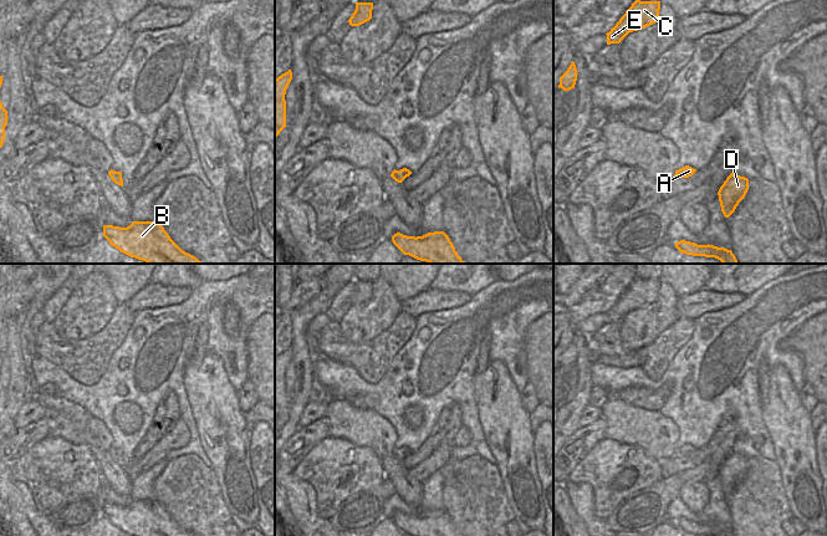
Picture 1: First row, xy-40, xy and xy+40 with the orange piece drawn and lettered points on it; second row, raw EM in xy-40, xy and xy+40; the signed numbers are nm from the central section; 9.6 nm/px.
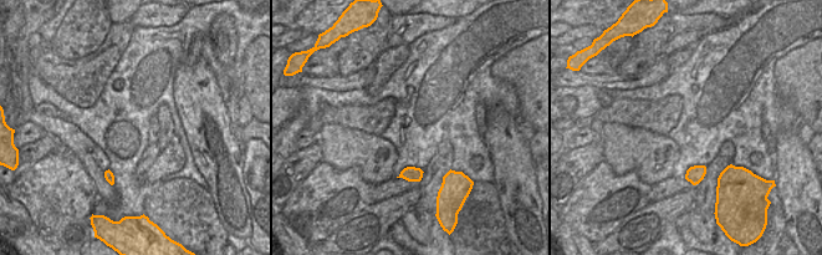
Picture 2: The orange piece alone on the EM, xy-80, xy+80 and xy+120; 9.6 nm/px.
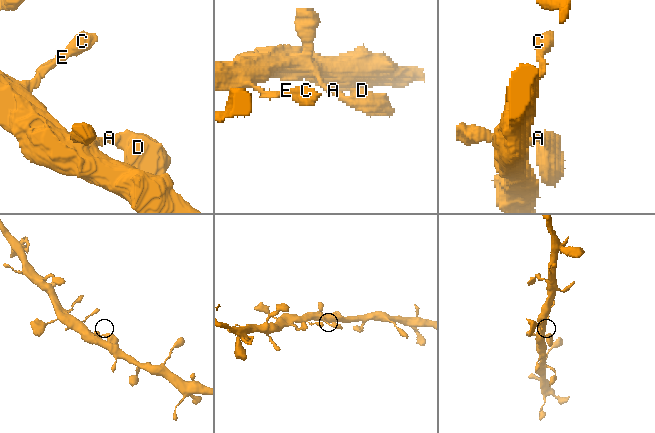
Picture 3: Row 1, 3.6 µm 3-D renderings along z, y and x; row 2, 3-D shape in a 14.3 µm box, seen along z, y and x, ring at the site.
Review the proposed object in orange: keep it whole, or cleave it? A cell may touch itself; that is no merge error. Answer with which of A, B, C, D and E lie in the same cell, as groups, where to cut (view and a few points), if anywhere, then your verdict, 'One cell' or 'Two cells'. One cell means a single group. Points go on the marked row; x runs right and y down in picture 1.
Groups: A B C D E. No split. One cell

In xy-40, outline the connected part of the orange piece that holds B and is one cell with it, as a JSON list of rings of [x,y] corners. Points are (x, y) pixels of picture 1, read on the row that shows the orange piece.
[[[132,221],[127,228],[103,225],[103,236],[121,252],[147,264],[203,264],[183,251],[155,221]]]

